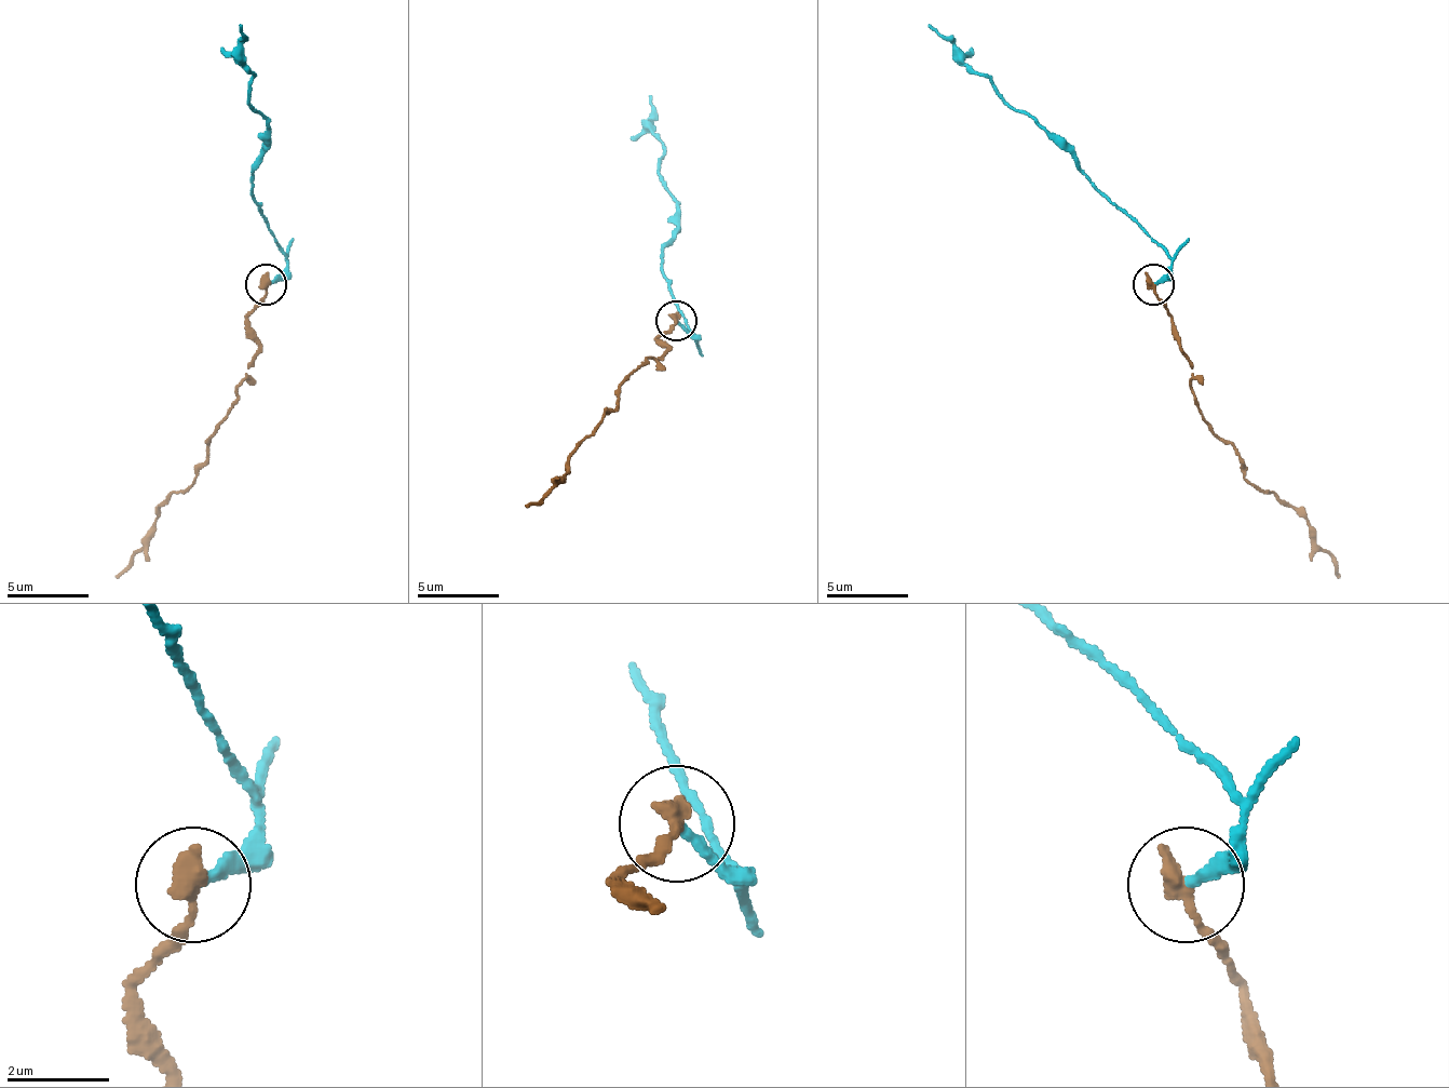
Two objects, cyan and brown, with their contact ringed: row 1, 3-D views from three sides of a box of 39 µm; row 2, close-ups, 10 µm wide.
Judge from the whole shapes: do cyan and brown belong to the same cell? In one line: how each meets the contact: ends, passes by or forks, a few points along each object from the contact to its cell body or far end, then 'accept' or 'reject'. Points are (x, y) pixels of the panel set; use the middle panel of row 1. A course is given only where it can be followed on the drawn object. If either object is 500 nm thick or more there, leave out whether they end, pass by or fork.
cyan ends | brown ends | cyan via (677, 321), (698, 338), (661, 268), (677, 202), (661, 174), (664, 142), (648, 96) | brown via (677, 321), (657, 338), (668, 350), (636, 371), (620, 387), (620, 403), (570, 457), (570, 469), (525, 506) | reject

